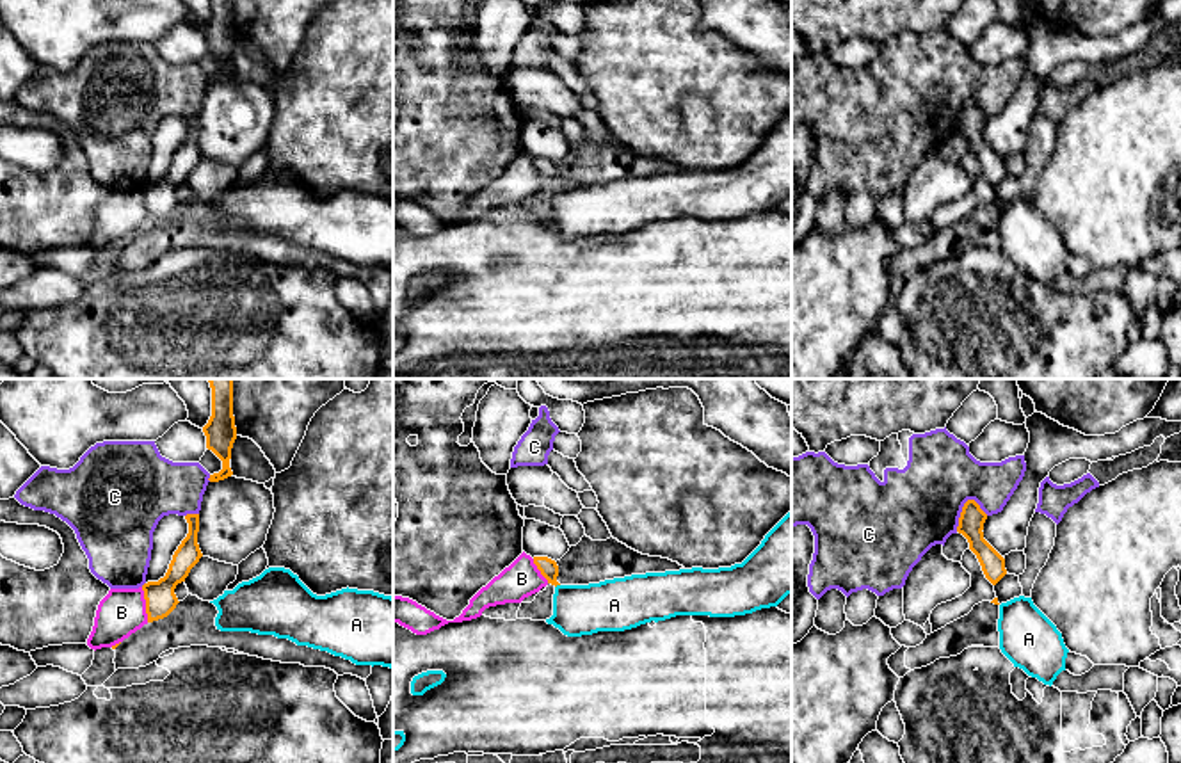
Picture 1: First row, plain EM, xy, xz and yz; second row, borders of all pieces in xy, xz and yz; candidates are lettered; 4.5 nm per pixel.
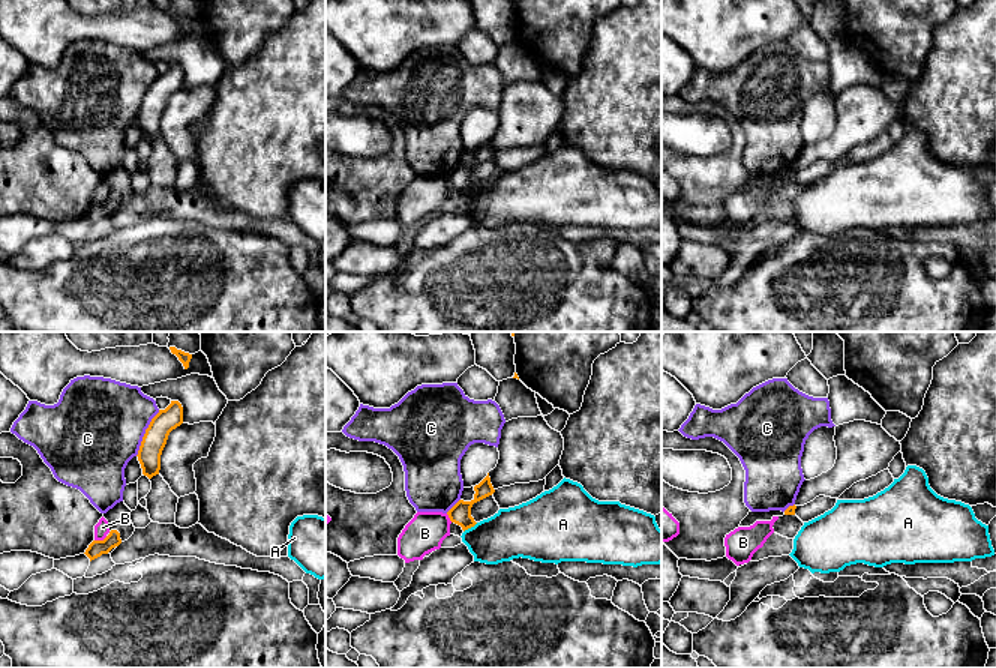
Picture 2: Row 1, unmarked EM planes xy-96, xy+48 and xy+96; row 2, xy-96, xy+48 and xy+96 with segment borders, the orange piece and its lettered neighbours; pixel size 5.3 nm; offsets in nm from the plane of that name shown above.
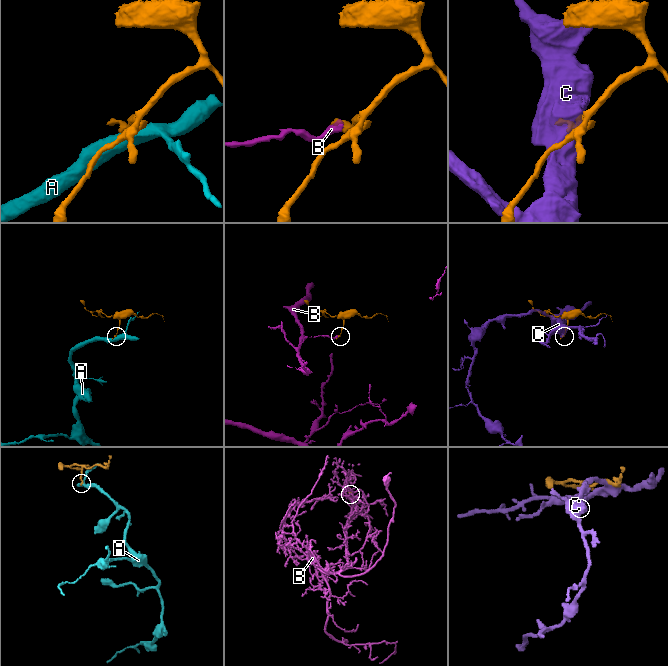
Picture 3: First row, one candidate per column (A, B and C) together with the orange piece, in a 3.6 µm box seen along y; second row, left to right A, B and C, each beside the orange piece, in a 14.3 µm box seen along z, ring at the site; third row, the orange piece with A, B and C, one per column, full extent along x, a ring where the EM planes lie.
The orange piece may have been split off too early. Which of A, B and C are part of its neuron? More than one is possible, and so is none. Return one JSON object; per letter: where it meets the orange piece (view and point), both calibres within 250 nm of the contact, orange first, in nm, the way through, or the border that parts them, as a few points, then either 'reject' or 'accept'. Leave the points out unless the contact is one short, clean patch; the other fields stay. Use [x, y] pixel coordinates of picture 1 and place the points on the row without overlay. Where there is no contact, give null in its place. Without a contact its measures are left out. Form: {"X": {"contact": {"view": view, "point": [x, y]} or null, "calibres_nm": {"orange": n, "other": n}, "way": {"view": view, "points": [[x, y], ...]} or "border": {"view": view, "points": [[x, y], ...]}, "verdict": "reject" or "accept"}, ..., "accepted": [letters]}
{"A": {"contact": {"view": "xz", "point": [557, 185]}, "calibres_nm": {"orange": 90, "other": 220}, "border": {"view": "xz", "points": [[559, 185], [555, 189]]}, "verdict": "reject"}, "B": {"contact": {"view": "xy", "point": [146, 207]}, "calibres_nm": {"orange": 140, "other": 220}, "border": {"view": "xy", "points": [[141, 189], [148, 223]]}, "verdict": "reject"}, "C": {"contact": {"view": "yz", "point": [961, 114]}, "calibres_nm": {"orange": 120, "other": 380}, "verdict": "reject"}, "accepted": []}

